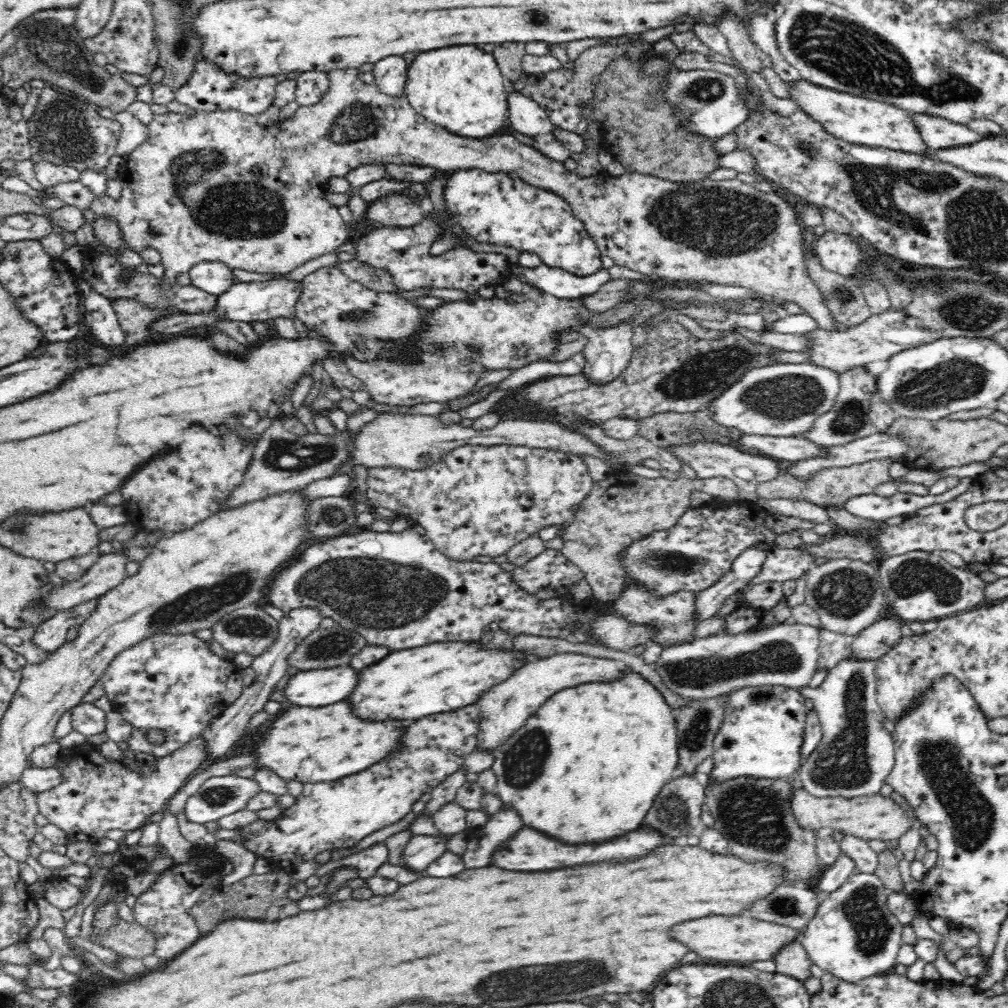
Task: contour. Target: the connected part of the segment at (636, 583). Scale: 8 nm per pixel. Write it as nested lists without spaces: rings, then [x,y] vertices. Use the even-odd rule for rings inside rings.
[[[739,500],[730,504],[727,508],[712,510],[706,506],[691,507],[678,520],[678,523],[670,530],[660,530],[649,536],[635,541],[628,549],[621,553],[620,567],[624,569],[624,590],[630,588],[643,588],[651,592],[656,599],[666,595],[690,592],[697,596],[700,592],[716,586],[731,569],[734,560],[744,550],[757,550],[770,552],[775,547],[776,537],[779,535],[768,528],[766,517],[770,516],[765,508],[754,501]]]

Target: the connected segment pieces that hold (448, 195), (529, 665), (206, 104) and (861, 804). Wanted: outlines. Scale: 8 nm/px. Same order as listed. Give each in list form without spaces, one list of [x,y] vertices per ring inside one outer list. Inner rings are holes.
[[[472,169],[454,171],[449,176],[450,180],[443,188],[447,220],[435,212],[423,216],[440,225],[440,234],[430,246],[433,255],[440,256],[458,247],[472,249],[465,241],[467,236],[479,243],[501,244],[520,253],[536,254],[544,264],[576,276],[590,276],[603,269],[600,251],[584,223],[576,218],[569,202],[555,192],[532,186],[520,178],[514,180],[506,172],[488,173]],[[452,224],[460,225],[464,237],[452,231]]]
[[[577,653],[556,654],[551,658],[524,662],[506,680],[502,680],[500,684],[496,684],[480,694],[476,702],[481,712],[477,748],[494,750],[499,747],[508,736],[512,736],[526,722],[528,716],[534,715],[536,710],[559,690],[588,682],[616,680],[622,676],[625,668],[624,664],[616,662],[614,659],[592,658]]]
[[[200,60],[196,62],[192,78],[174,92],[174,100],[197,112],[230,112],[232,110],[256,117],[273,105],[277,84],[276,78],[272,76],[239,78],[236,74],[221,72],[216,66]]]
[[[803,788],[793,790],[790,798],[790,807],[796,823],[802,829],[812,832],[820,828],[831,828],[841,832],[844,836],[870,840],[894,840],[899,839],[912,826],[910,818],[896,802],[890,798],[878,796],[862,796],[862,798],[819,798],[811,796]]]

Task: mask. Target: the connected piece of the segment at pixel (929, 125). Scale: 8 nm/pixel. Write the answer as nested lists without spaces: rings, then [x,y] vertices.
[[[908,114],[912,117],[914,127],[918,129],[920,137],[924,139],[927,148],[940,150],[952,146],[966,146],[984,139],[984,136],[970,130],[968,125],[950,122],[946,118],[928,114]]]

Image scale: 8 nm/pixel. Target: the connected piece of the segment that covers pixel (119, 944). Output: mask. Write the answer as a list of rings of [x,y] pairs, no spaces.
[[[118,917],[104,932],[88,934],[92,944],[111,949],[117,955],[142,959],[154,952],[154,935],[136,921],[126,921]]]

